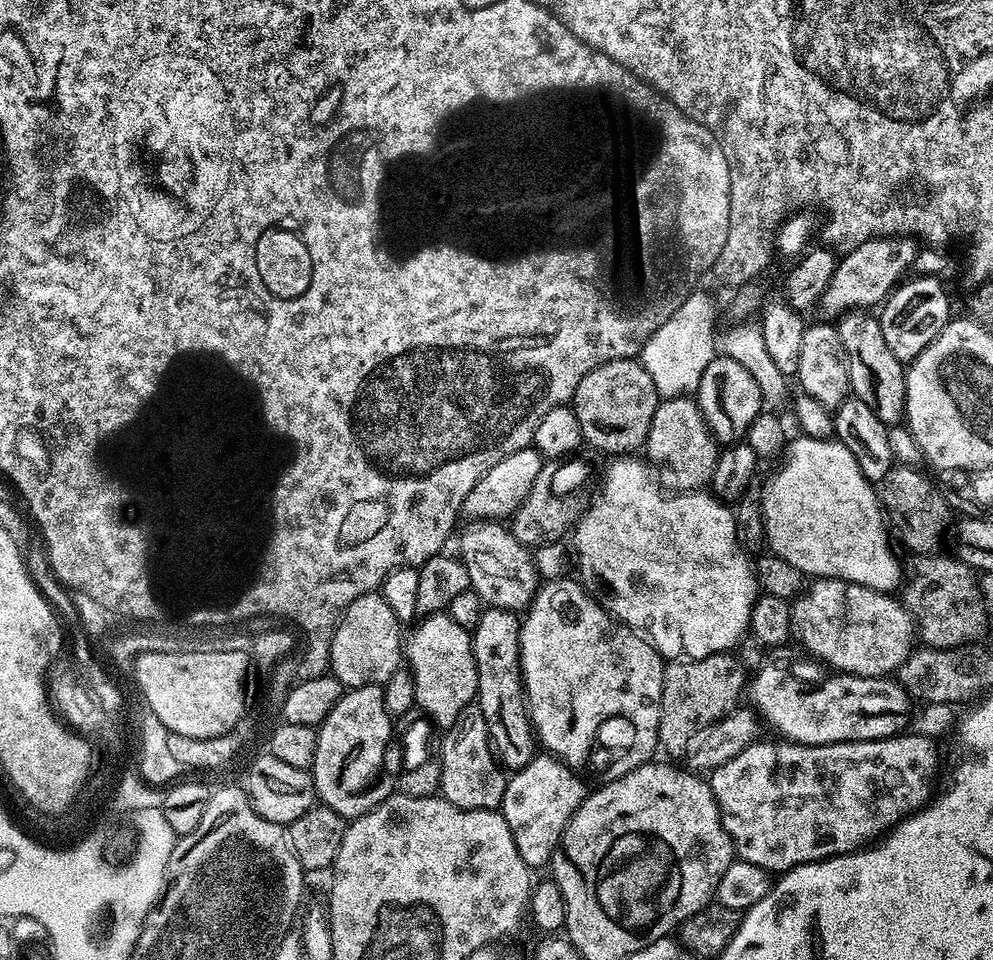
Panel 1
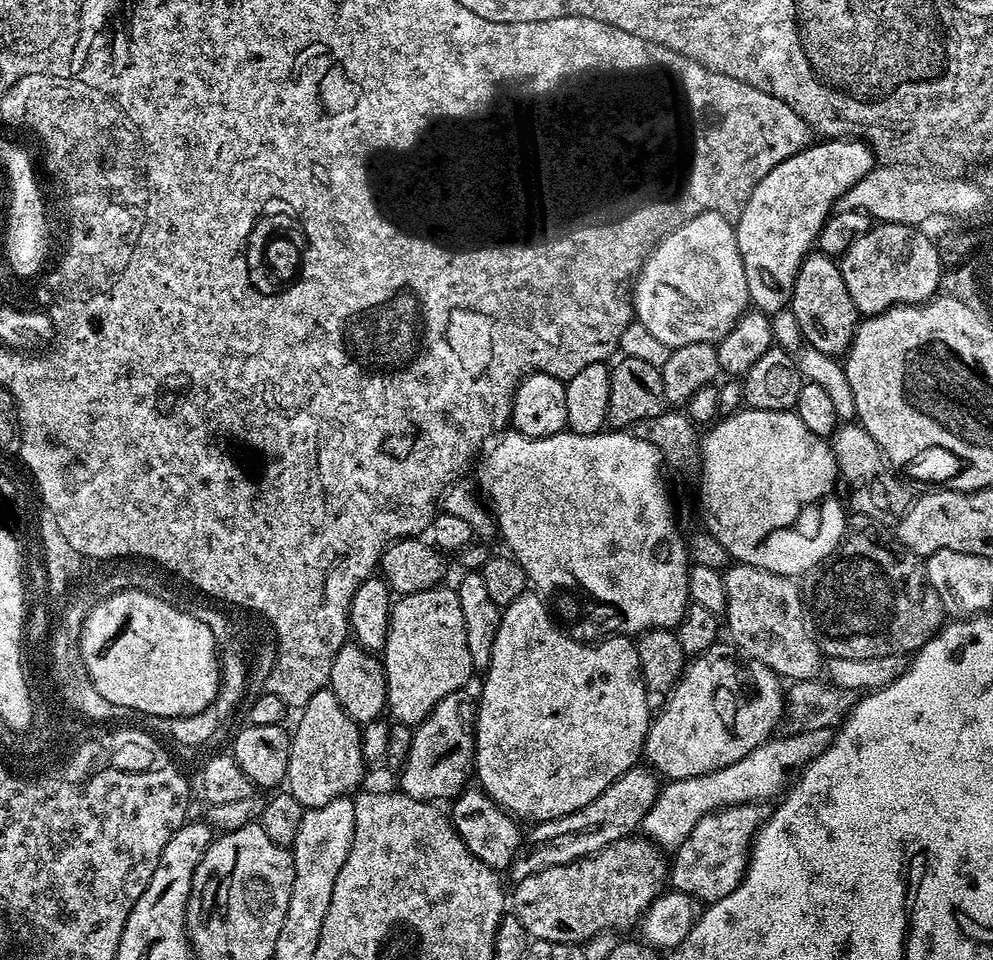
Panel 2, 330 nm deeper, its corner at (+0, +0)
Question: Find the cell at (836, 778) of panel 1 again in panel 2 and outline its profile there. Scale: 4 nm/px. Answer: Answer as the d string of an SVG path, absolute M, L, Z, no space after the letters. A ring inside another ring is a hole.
M749 802L747 804L730 804L726 808L717 808L714 812L707 812L692 827L688 837L674 849L673 856L676 857L673 860L671 857L670 860L671 887L688 893L696 901L703 902L705 905L726 898L726 894L734 891L744 880L744 874L748 870L748 858L753 839L766 819L766 812L760 808L763 807L759 803Z

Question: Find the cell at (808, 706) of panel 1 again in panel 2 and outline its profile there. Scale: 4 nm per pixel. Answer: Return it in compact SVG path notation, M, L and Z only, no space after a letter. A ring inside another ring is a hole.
M718 642L714 646L710 646L710 650L706 650L702 655L695 657L695 659L685 667L683 676L677 680L675 688L668 693L666 699L663 701L663 704L665 703L664 709L662 709L657 716L655 713L654 719L649 723L648 737L644 739L643 759L647 761L665 781L671 782L673 780L694 778L695 776L705 776L707 772L717 772L726 766L730 766L734 762L738 762L742 758L746 758L746 754L750 754L758 746L766 743L767 740L773 739L774 733L777 731L777 729L775 730L776 723L779 722L780 716L782 720L782 717L785 715L786 692L783 687L780 689L779 683L781 684L781 681L775 672L770 671L765 664L759 664L757 660L742 658L741 653L737 651L731 643Z

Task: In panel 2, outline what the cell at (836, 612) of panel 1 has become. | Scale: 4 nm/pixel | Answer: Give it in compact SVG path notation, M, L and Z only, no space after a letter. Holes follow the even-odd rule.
M739 562L733 563L723 577L726 606L722 616L726 621L727 635L728 632L732 635L731 643L747 659L765 664L785 681L813 679L821 671L822 653L814 639L797 581L790 576L779 576L777 572Z

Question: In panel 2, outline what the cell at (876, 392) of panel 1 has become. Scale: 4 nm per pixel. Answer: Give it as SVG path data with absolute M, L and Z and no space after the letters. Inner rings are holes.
M810 254L802 262L796 275L790 305L797 319L803 343L827 356L843 357L856 336L858 313L846 290L840 265L833 257Z

